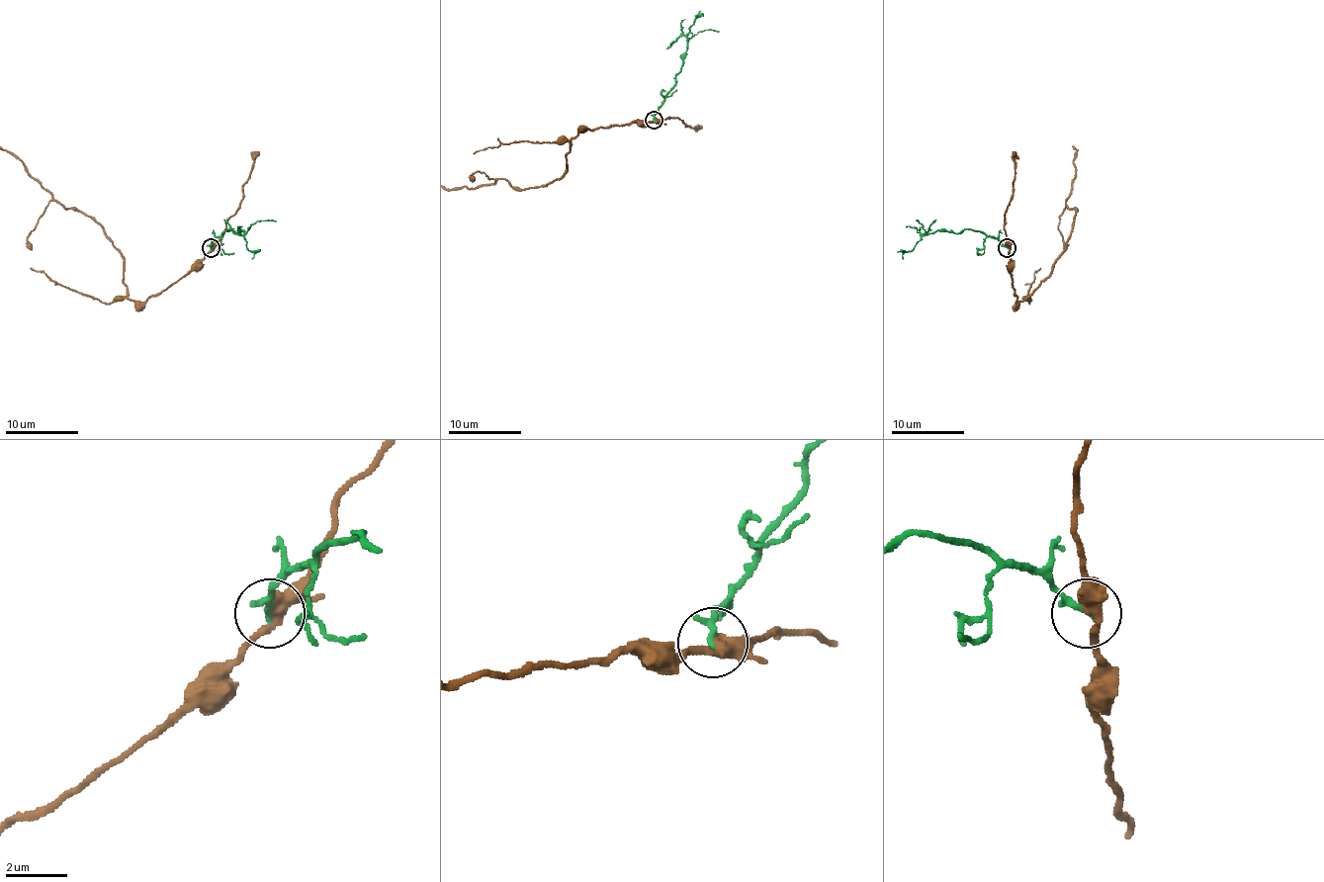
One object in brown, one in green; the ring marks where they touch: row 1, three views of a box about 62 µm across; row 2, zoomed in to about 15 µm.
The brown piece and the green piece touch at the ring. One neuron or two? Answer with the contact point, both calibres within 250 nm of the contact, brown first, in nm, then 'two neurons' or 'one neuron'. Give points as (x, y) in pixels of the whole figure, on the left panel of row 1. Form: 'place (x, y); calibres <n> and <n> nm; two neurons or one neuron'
place (211, 247); calibres 380 and 240 nm; two neurons

